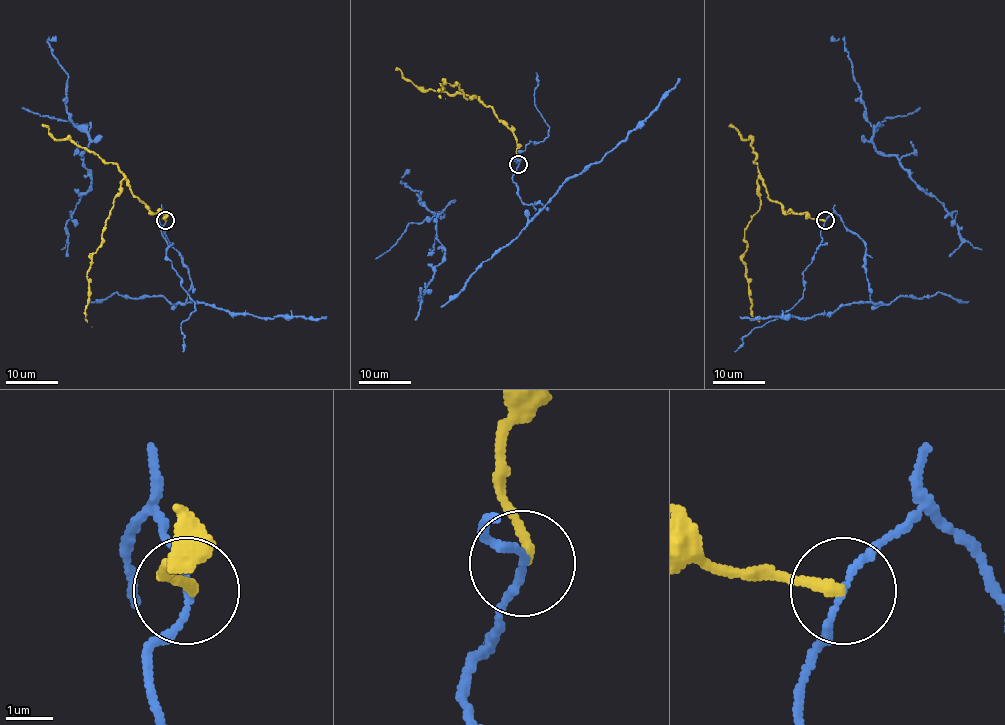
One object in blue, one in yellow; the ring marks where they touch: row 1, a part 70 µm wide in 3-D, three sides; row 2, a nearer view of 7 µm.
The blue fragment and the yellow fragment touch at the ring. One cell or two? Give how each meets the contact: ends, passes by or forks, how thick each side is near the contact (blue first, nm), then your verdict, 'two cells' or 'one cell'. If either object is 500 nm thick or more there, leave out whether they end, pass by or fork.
blue passes by | yellow ends | 130/200 nm | two cells

